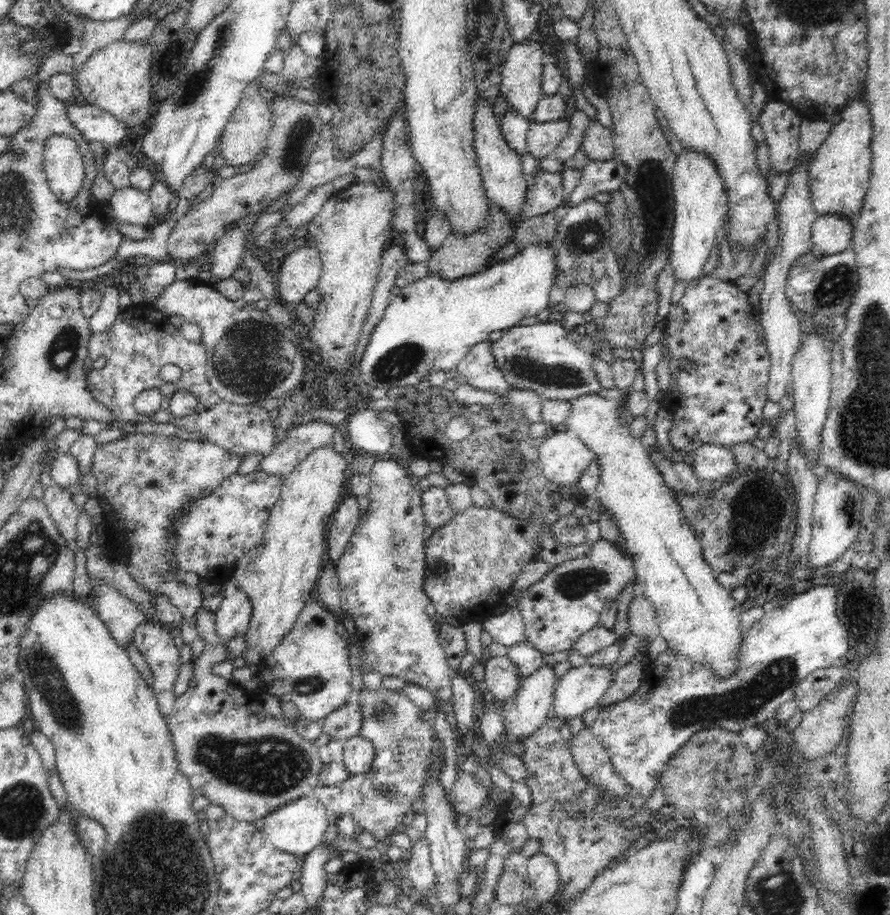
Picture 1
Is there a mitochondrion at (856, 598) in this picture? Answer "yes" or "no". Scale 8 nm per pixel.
no

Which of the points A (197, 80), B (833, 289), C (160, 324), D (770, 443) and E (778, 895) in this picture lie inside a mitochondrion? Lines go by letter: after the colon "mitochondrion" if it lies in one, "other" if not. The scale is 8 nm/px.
A: mitochondrion
B: mitochondrion
C: other
D: other
E: mitochondrion

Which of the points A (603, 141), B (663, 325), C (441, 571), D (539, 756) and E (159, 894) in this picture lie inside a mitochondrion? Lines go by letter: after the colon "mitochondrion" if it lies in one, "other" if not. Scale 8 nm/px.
A: other
B: other
C: mitochondrion
D: mitochondrion
E: mitochondrion

